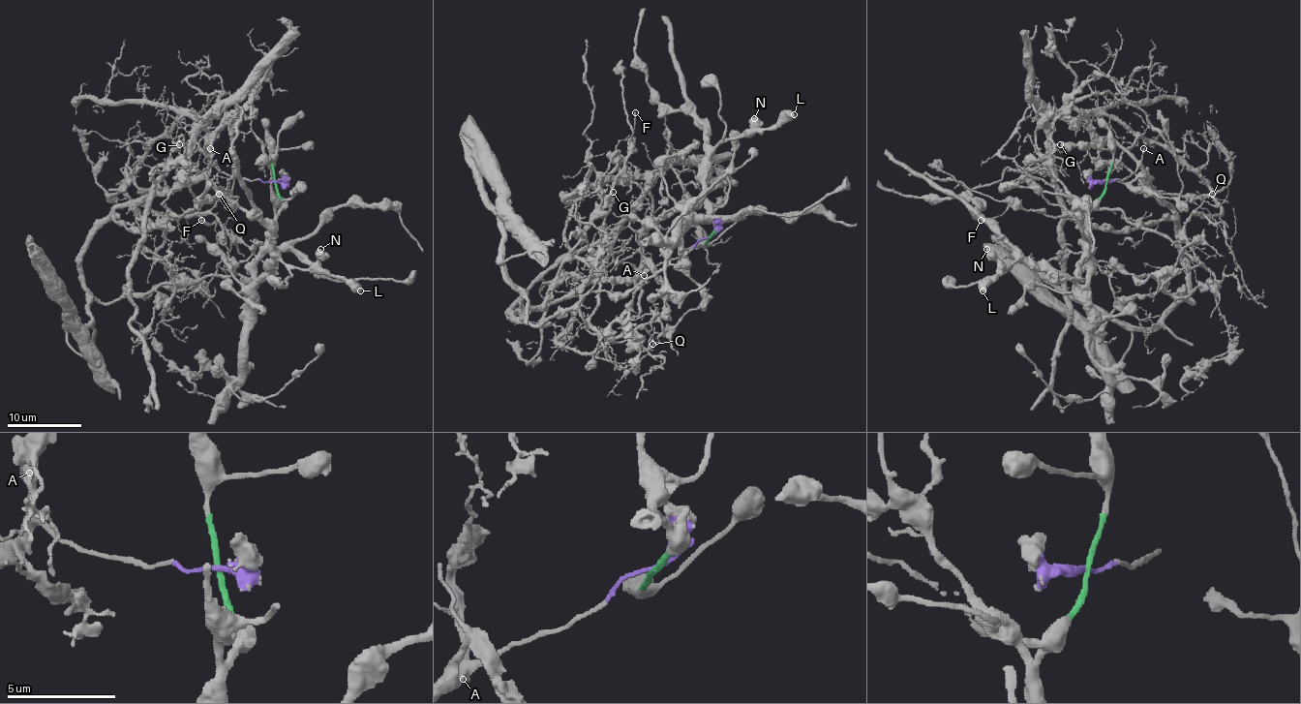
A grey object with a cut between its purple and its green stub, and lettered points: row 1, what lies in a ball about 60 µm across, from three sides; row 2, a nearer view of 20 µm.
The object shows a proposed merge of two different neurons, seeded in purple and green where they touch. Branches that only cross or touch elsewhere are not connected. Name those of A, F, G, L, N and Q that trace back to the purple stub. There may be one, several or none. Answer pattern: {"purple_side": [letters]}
{"purple_side": ["A", "F", "G", "Q"]}

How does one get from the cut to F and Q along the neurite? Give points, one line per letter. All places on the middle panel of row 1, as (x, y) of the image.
F: (709, 236), (645, 266), (649, 200), (622, 162), (594, 190), (611, 190), (635, 111)
Q: (709, 236), (634, 277), (589, 259), (622, 248), (559, 343), (590, 352), (643, 327), (652, 345)

